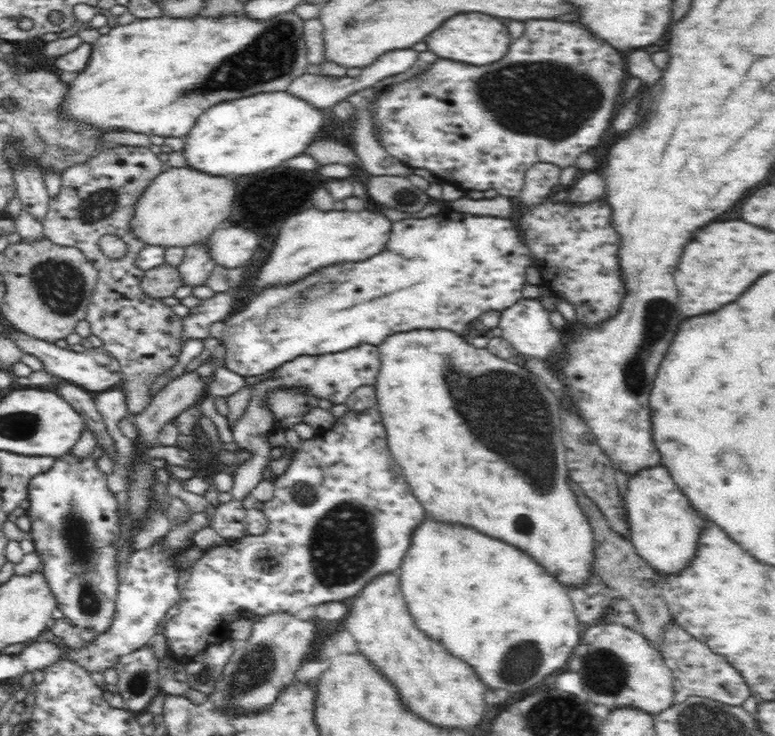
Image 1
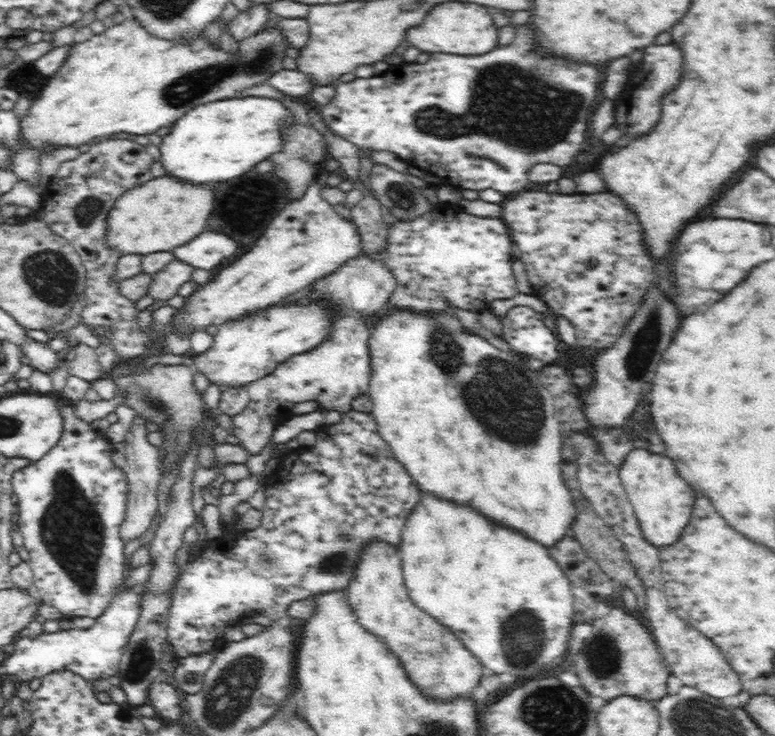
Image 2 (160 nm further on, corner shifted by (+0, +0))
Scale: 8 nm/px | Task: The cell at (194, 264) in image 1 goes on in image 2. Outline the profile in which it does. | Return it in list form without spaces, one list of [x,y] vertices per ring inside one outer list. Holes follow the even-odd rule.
[[[184,261],[169,262],[164,268],[150,275],[150,284],[148,284],[148,290],[144,295],[153,299],[154,303],[167,301],[177,294],[180,286],[190,281],[192,270],[194,267]]]

